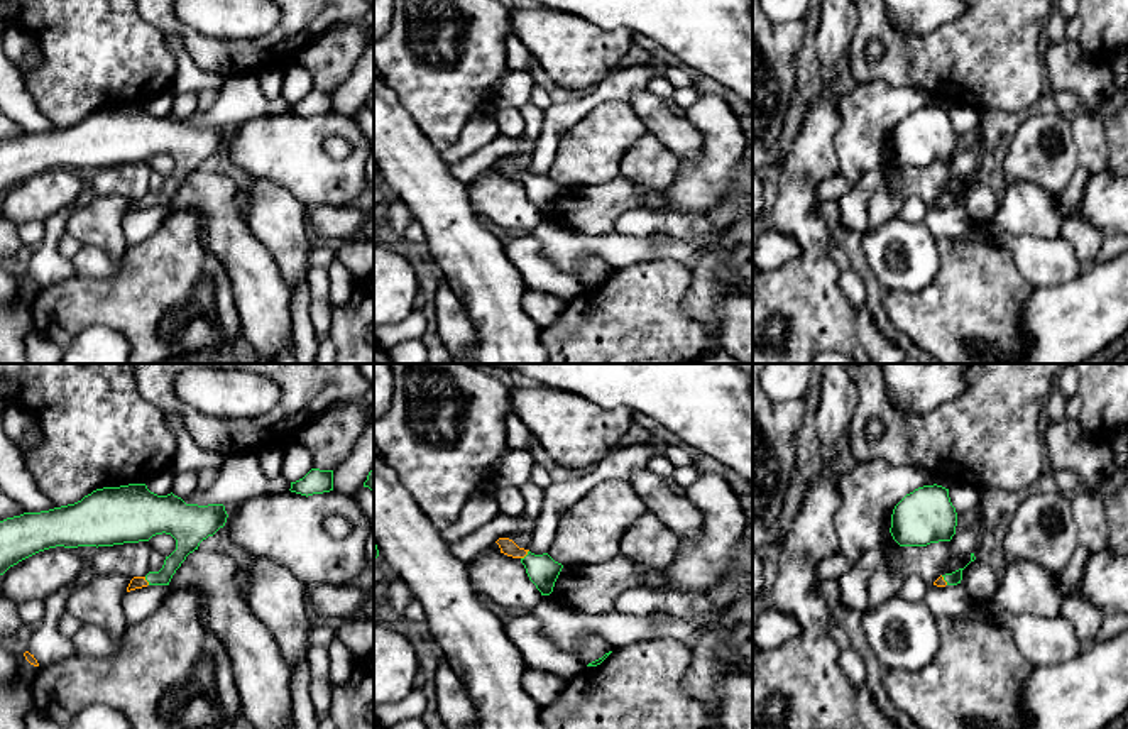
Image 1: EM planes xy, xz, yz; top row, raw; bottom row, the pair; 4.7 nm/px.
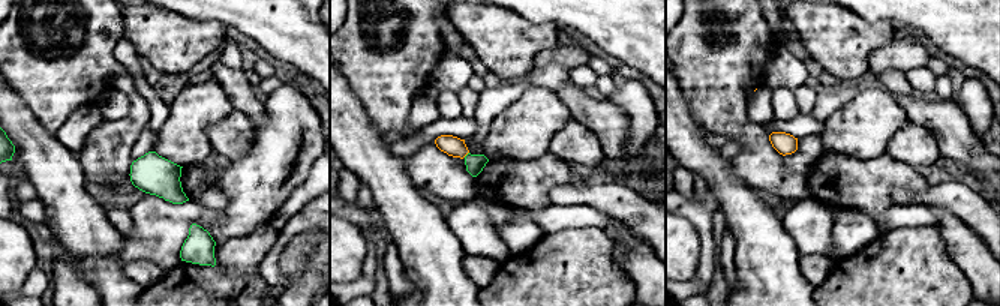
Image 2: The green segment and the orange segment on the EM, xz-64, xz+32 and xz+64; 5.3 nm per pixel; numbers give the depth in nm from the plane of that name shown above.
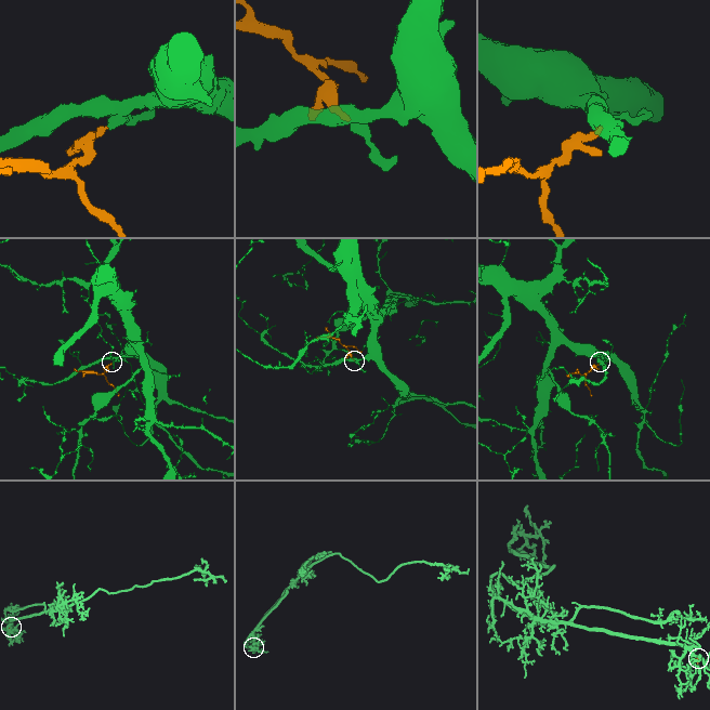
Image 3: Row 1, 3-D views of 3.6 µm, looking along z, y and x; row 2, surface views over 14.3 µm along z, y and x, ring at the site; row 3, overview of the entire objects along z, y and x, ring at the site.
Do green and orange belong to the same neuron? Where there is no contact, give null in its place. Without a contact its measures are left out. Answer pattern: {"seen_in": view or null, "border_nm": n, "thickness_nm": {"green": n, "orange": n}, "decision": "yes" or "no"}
{"seen_in": "xz", "border_nm": 60, "thickness_nm": {"green": 150, "orange": 80}, "decision": "yes"}

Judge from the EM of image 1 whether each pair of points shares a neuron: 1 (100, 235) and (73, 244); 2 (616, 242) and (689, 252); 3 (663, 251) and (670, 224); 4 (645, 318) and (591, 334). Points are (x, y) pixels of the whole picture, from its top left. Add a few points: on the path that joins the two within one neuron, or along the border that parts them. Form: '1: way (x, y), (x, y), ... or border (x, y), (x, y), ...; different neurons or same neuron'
1: border (65, 230), (83, 244); different neurons
2: way (635, 247), (670, 247); same neuron
3: border (667, 235), (677, 241), (694, 241), (702, 251); different neurons
4: way (631, 332), (604, 334); same neuron

